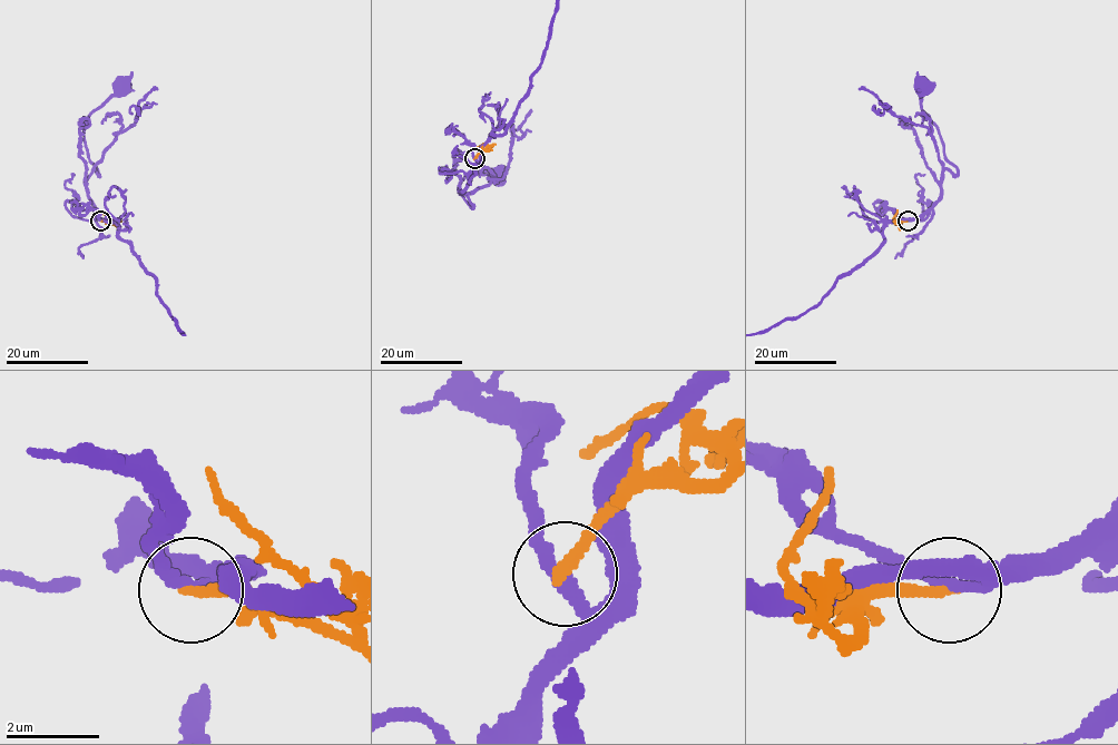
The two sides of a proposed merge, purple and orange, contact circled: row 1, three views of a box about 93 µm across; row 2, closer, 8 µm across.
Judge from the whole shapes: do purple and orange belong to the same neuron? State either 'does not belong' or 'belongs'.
does not belong

